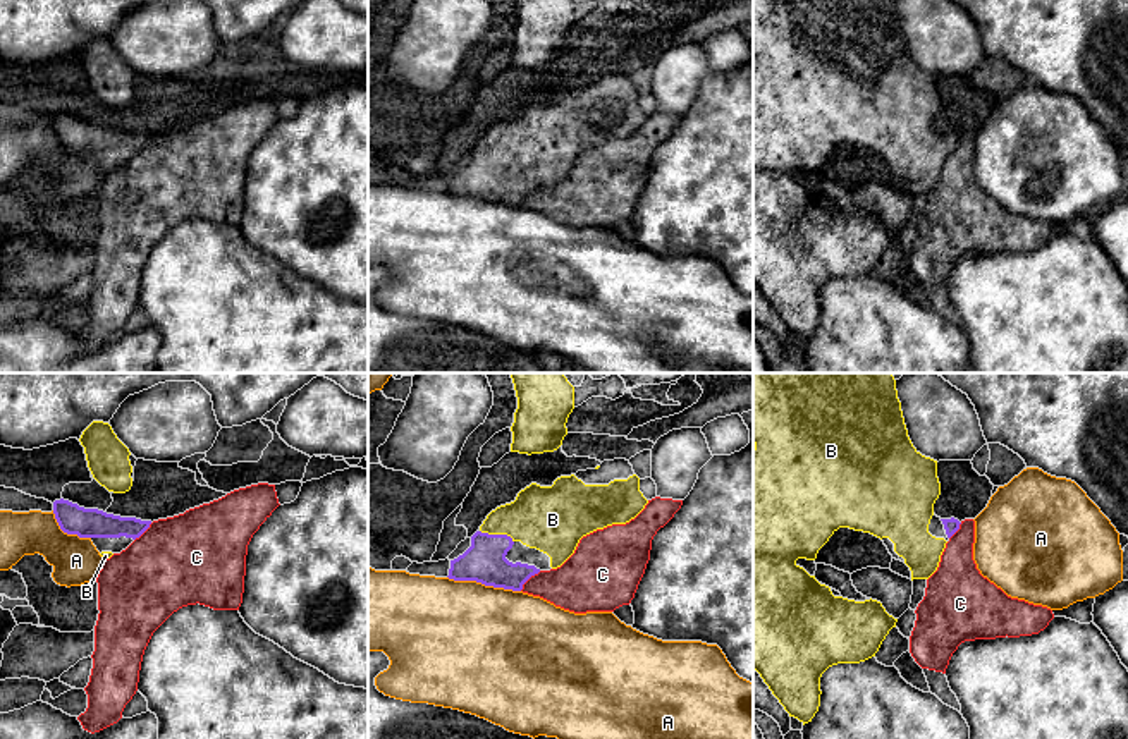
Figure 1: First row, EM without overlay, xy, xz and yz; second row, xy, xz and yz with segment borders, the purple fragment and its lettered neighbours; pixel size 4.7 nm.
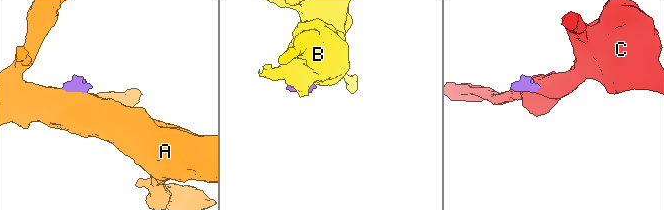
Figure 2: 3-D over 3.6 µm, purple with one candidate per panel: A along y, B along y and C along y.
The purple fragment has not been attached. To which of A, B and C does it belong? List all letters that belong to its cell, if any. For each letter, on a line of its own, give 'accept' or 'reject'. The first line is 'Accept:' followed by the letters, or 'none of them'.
Accept: B
A: reject
B: accept
C: reject

